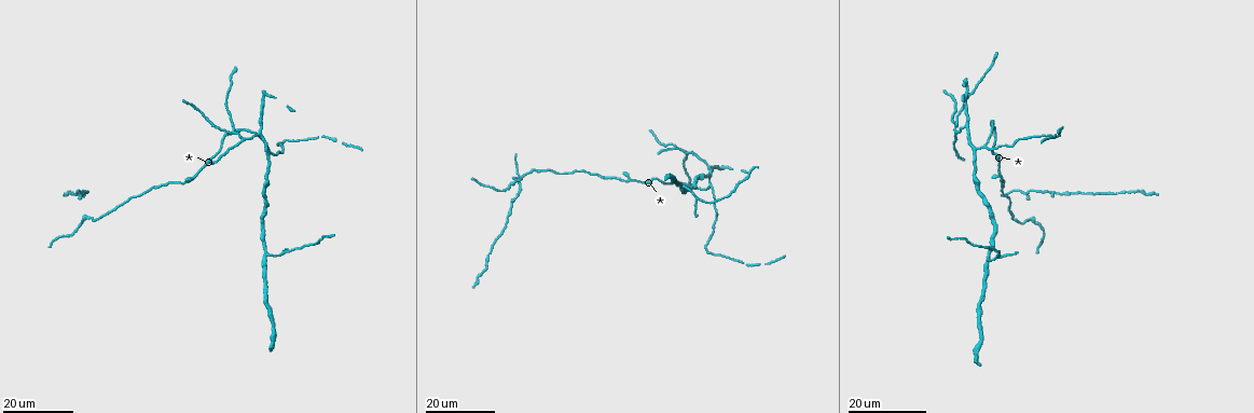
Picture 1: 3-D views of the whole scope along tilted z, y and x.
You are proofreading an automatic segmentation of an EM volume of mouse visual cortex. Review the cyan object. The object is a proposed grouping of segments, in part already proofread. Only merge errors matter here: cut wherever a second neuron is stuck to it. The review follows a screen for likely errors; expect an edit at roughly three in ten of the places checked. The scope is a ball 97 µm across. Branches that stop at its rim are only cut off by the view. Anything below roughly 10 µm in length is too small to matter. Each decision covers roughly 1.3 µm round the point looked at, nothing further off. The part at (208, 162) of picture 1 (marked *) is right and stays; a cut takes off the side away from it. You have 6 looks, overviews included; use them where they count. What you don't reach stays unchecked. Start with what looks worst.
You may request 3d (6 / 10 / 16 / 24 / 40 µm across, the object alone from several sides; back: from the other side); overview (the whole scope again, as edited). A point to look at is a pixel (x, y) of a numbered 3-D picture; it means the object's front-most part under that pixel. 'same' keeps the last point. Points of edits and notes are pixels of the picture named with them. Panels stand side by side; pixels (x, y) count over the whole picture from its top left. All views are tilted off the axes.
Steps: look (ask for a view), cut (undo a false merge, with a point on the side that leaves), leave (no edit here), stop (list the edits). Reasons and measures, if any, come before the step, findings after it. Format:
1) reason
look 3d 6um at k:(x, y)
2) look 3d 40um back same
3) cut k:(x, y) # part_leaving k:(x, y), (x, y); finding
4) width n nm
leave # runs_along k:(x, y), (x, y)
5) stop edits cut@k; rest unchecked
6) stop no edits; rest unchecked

side arm on a straight run
look 3d 16um at 1:(972, 148)

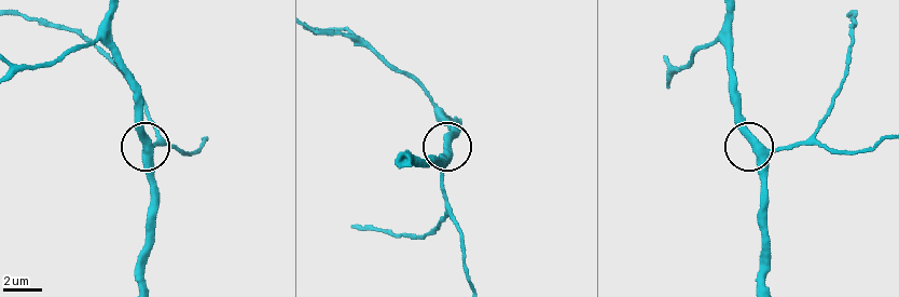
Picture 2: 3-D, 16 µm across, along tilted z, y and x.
look 3d 10um at 2:(760, 155)

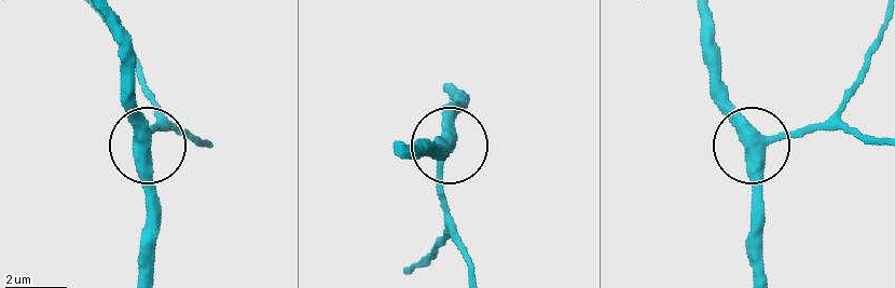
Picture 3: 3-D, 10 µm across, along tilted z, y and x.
arms 3
leave # runs_along 3:(881, 38), (853, 92), (829, 114), (759, 140), (710, 86); one neuron here

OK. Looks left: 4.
three arms meet
look 3d 16um at 1:(267, 255)

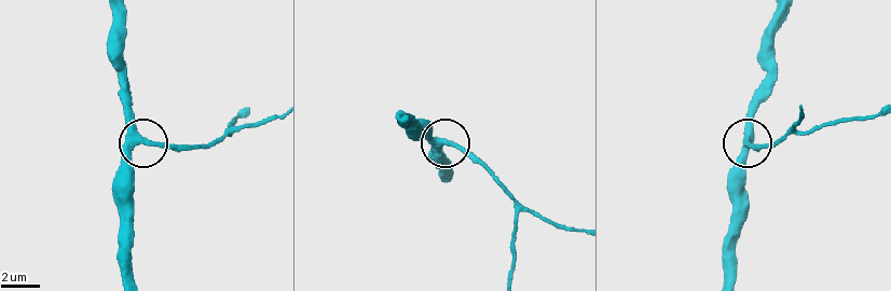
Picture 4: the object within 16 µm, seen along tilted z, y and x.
look 3d 10um at 4:(140, 139)

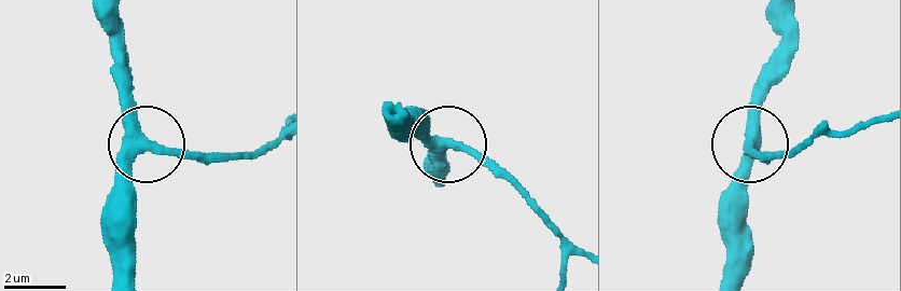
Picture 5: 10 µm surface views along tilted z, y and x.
width 360 nm
leave # runs_along 5:(787, 16), (787, 47), (749, 147), (764, 154); one neuron here

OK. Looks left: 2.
thick turns thin
look 3d 24um at 1:(1059, 137)

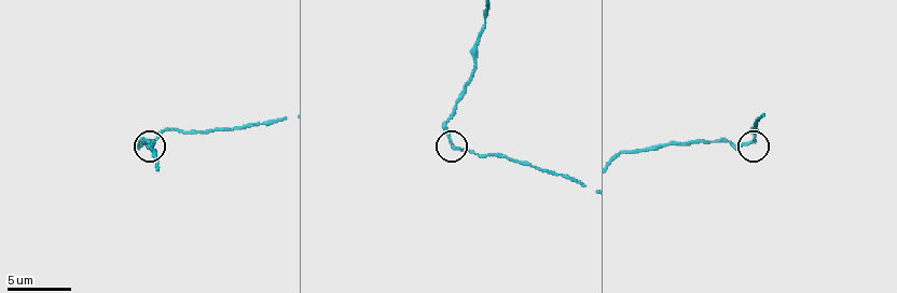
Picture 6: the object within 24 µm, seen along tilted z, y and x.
look 3d 6um at 6:(753, 142)

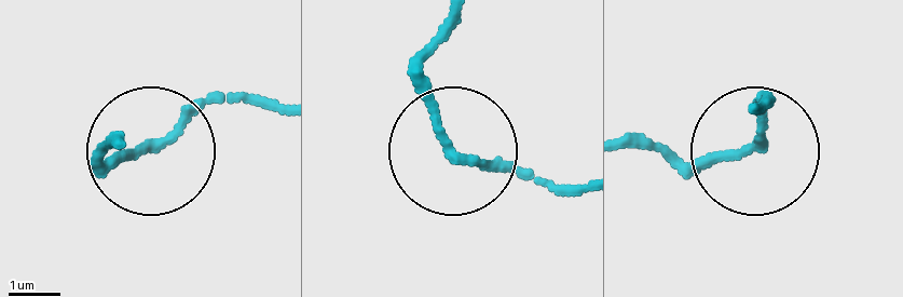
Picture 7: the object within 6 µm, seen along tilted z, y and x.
leave # runs_along 7:(122, 148), (105, 161), (164, 145), (219, 102), (256, 97); one neuron here

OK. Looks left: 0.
stop no edits; rest unchecked

